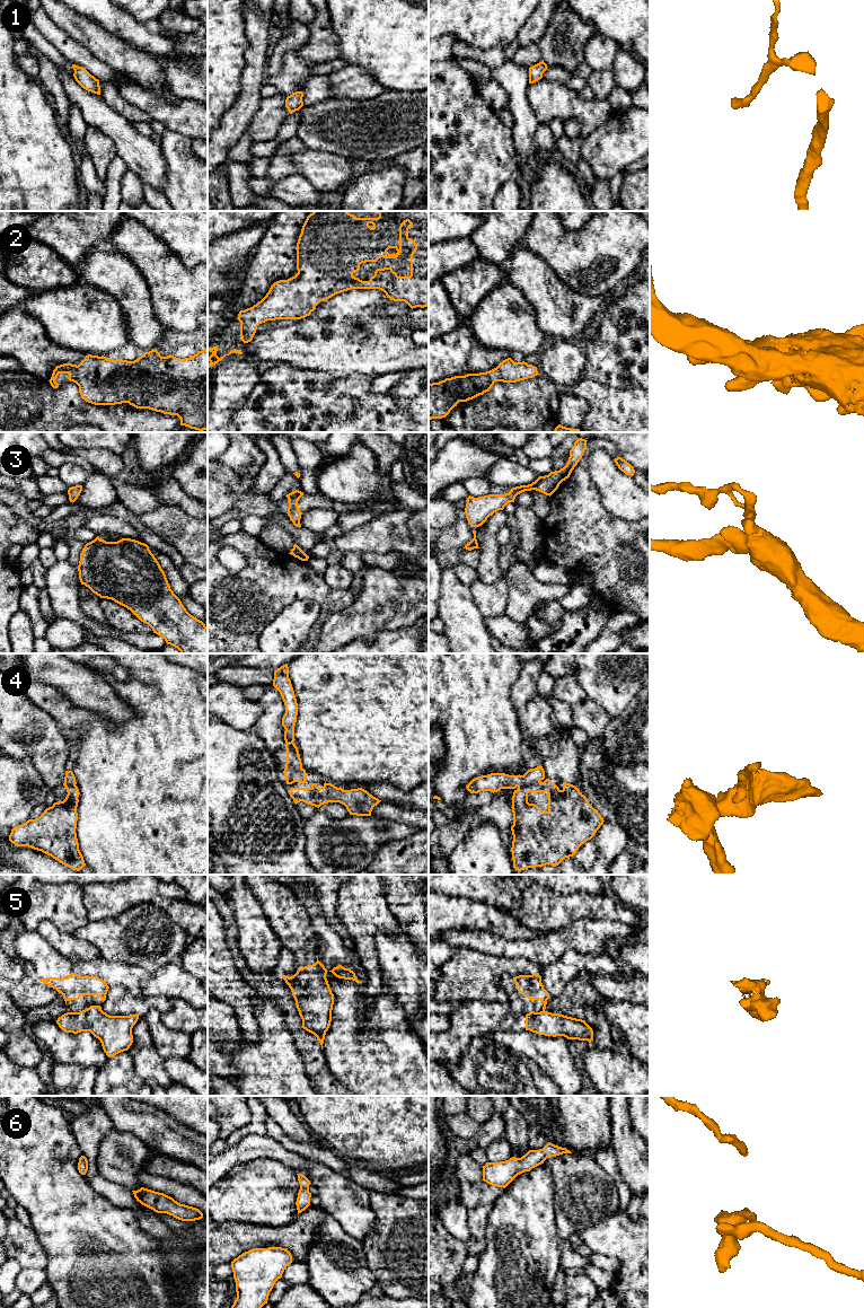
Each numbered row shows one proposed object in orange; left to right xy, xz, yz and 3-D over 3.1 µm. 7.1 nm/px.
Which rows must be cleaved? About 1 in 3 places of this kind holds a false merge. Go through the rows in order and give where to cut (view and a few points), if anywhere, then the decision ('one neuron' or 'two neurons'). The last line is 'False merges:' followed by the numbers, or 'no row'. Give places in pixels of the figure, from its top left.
1: cut none; one neuron
2: cut none; one neuron
3: cut none; one neuron
4: cut yz (539, 780), (518, 787); two neurons
5: cut yz (534, 1011), (529, 1014); two neurons
6: cut none; one neuron
False merges: 4, 5

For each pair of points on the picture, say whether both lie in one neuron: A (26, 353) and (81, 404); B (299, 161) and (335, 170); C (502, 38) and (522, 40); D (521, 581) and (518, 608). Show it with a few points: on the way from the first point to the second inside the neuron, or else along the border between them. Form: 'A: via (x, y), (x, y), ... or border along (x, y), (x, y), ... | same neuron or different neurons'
A: border along (23, 369), (47, 380) | different neurons
B: via (308, 163), (326, 170) | same neuron
C: border along (530, 16), (516, 38) | different neurons
D: via (521, 588), (521, 602) | same neuron

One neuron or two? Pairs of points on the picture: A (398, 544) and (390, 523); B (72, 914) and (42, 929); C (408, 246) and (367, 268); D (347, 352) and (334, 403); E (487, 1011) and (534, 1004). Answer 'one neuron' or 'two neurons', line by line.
A: one neuron
B: two neurons
C: one neuron
D: two neurons
E: two neurons

